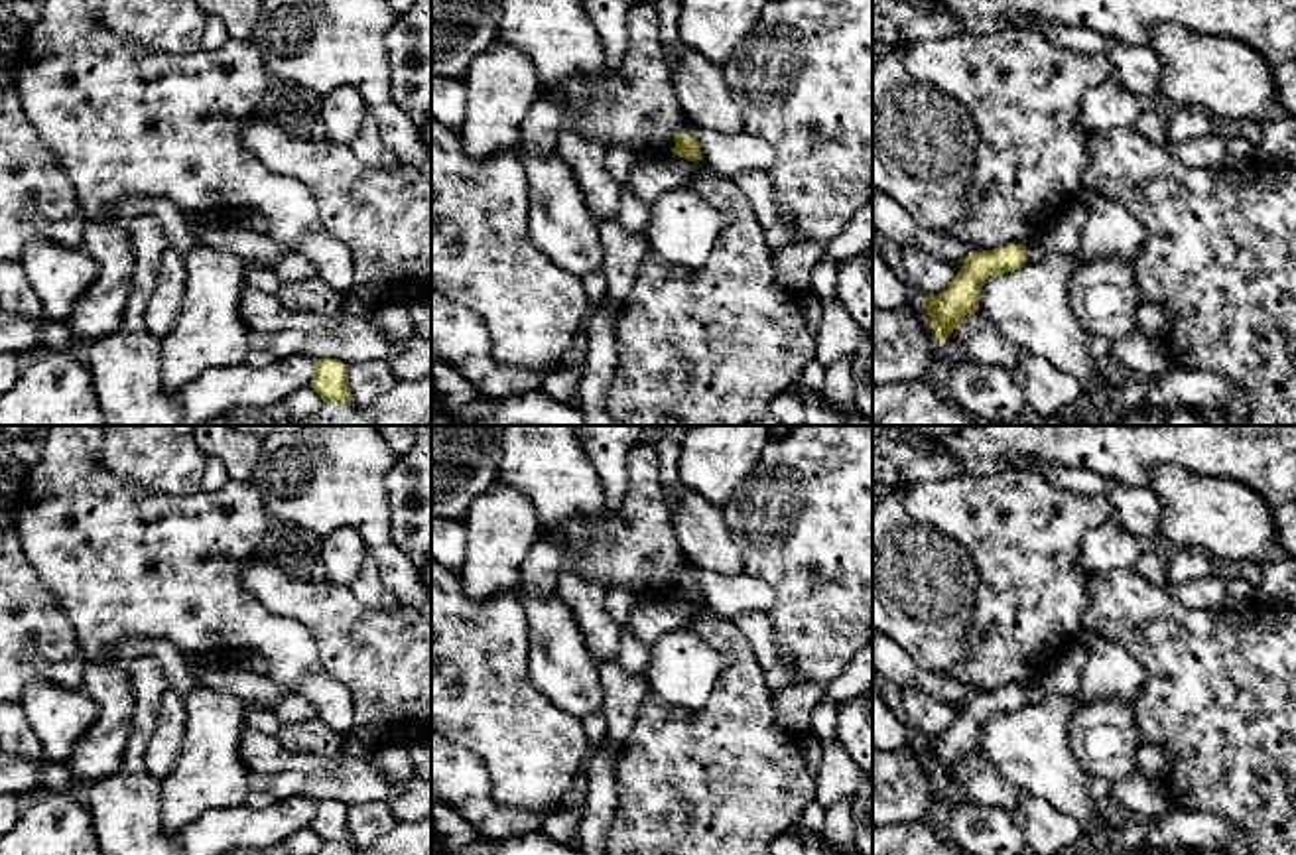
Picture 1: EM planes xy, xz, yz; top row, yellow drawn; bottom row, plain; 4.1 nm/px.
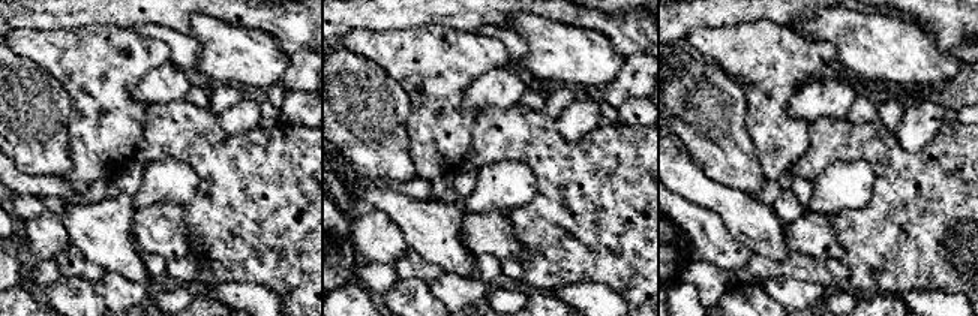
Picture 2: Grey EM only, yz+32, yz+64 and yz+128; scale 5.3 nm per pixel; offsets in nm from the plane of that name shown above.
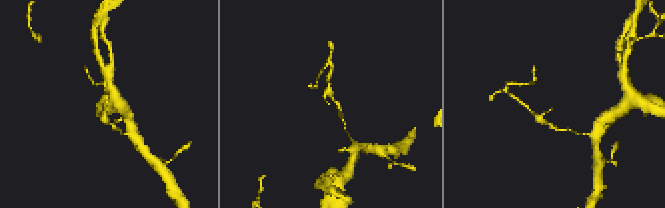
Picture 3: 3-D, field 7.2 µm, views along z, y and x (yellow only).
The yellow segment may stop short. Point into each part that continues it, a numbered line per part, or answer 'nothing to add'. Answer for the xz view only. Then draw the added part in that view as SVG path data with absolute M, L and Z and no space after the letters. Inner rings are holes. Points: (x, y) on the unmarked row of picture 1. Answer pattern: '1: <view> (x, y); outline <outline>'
nothing to add

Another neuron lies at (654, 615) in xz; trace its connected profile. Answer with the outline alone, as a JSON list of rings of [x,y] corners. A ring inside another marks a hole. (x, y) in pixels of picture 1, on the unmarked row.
[[[672,591],[642,595],[624,626],[644,644],[652,646],[660,636],[687,628],[691,619],[705,609],[707,605],[703,601],[689,603]]]

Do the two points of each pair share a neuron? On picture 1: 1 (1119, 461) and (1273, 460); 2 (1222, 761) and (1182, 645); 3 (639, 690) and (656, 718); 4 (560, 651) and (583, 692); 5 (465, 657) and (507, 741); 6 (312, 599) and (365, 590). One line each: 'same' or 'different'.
1: same
2: same
3: different
4: same
5: same
6: different

